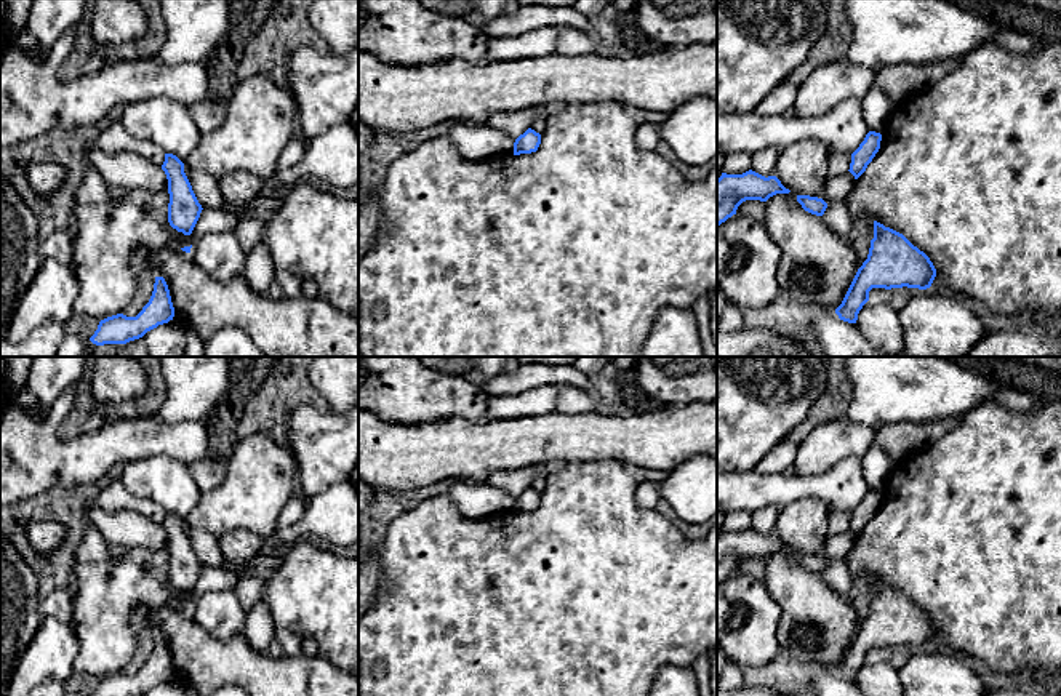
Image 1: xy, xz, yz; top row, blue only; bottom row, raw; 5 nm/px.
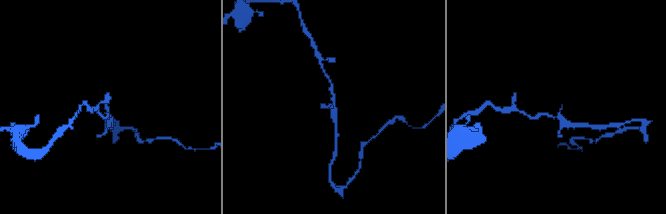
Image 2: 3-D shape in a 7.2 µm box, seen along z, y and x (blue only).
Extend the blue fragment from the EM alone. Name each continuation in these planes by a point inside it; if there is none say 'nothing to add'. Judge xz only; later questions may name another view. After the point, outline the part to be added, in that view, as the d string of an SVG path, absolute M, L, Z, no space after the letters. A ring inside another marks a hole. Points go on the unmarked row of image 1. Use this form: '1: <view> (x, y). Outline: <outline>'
nothing to add

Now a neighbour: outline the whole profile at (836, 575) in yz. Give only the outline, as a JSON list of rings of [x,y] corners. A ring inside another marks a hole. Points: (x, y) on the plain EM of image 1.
[[[847,558],[827,562],[823,578],[839,595],[848,598],[851,592],[851,578],[848,574]]]

